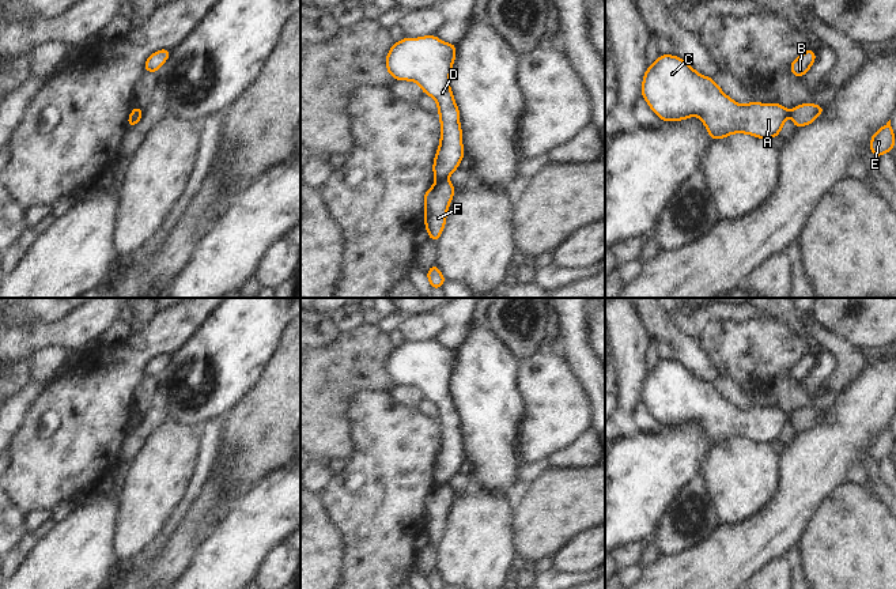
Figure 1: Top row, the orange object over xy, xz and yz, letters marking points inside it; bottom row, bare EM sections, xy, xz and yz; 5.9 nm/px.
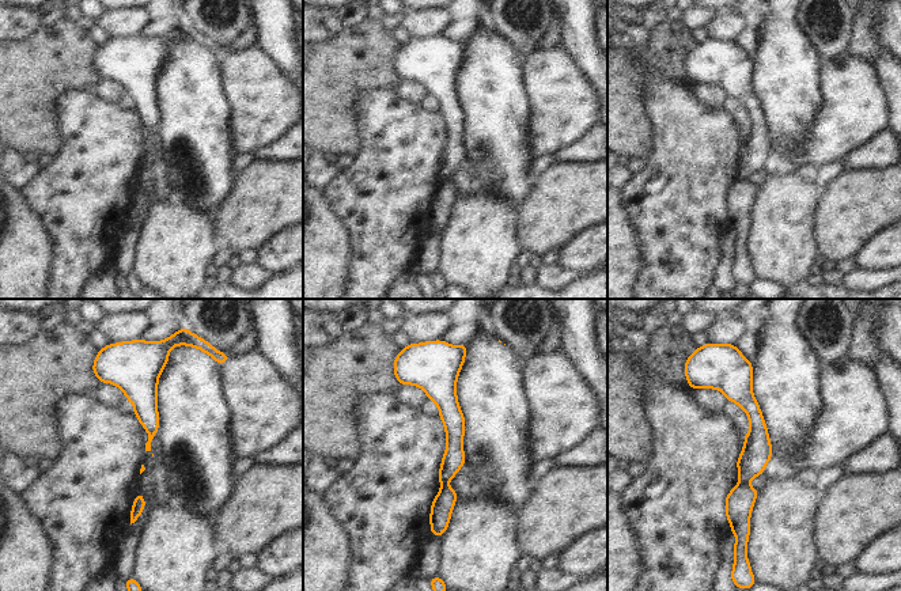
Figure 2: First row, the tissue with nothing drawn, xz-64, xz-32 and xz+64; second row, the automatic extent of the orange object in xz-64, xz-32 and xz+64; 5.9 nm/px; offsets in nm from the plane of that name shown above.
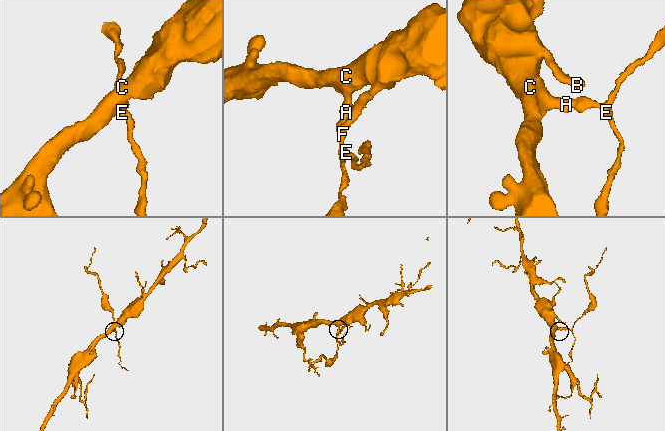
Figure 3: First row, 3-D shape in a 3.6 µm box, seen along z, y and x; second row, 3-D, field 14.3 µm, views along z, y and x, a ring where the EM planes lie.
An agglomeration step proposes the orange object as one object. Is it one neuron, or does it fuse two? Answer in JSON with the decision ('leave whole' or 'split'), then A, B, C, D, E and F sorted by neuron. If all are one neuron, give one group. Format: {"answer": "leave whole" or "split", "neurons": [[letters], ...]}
{"answer": "split", "neurons": [["A", "B", "C", "D"], ["E", "F"]]}

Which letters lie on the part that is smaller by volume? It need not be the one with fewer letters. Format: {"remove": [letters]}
{"remove": ["E", "F"]}

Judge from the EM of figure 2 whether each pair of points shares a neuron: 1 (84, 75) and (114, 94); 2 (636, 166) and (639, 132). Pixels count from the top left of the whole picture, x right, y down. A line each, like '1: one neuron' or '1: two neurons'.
1: two neurons
2: two neurons

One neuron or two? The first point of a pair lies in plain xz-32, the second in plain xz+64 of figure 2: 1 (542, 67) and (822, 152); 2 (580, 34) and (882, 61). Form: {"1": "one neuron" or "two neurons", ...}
{"1": "one neuron", "2": "one neuron"}

